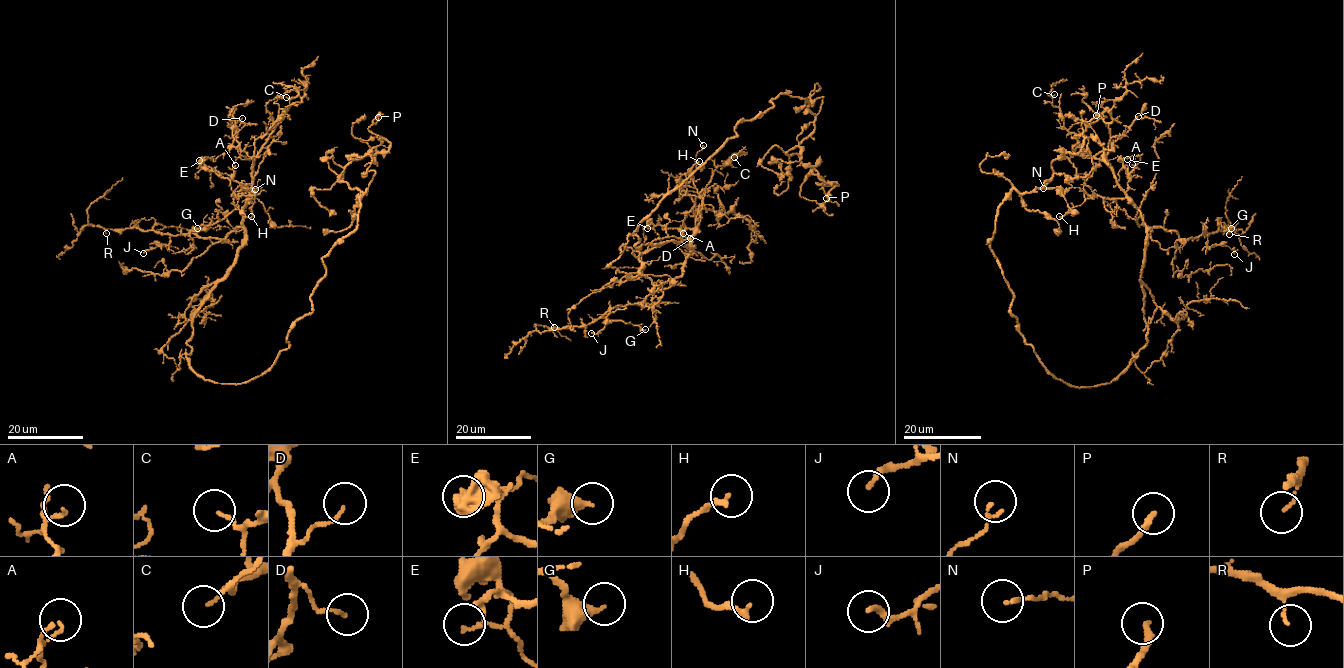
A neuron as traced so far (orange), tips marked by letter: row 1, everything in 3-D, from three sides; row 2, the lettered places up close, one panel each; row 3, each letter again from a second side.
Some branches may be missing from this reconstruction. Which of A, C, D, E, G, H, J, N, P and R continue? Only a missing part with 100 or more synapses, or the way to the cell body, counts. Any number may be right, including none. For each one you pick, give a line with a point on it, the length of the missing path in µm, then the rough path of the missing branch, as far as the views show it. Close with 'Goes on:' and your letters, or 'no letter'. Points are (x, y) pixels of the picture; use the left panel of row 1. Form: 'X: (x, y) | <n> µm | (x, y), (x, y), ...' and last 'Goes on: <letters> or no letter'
Goes on: no letter

